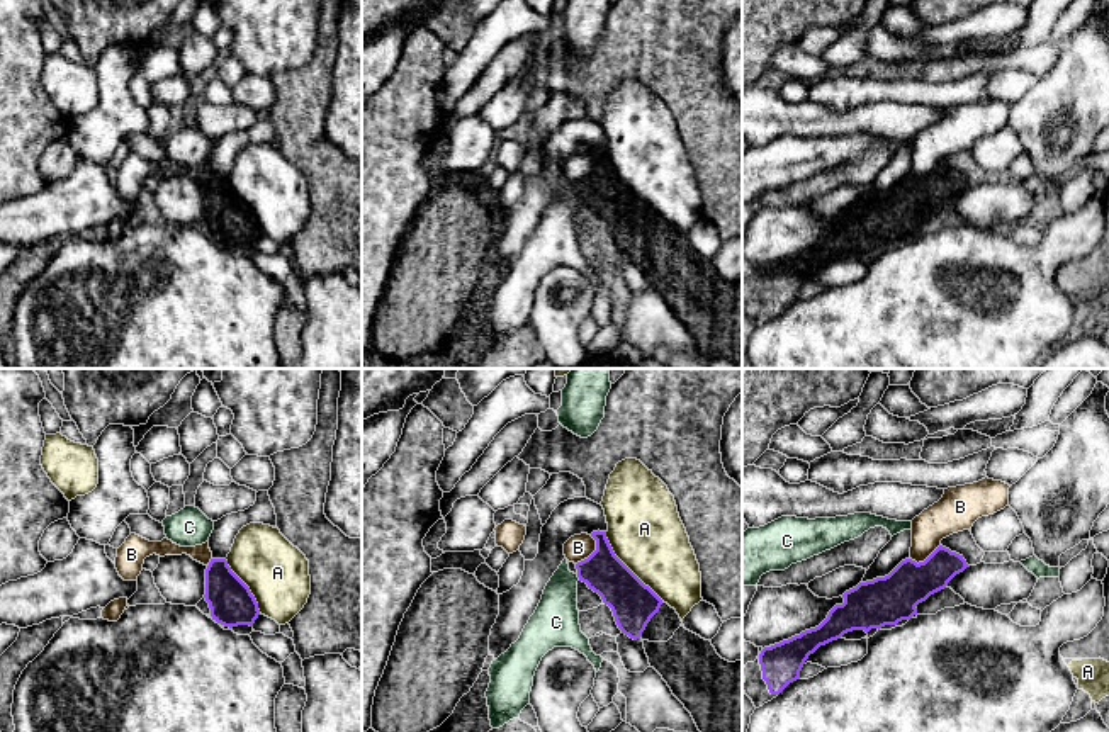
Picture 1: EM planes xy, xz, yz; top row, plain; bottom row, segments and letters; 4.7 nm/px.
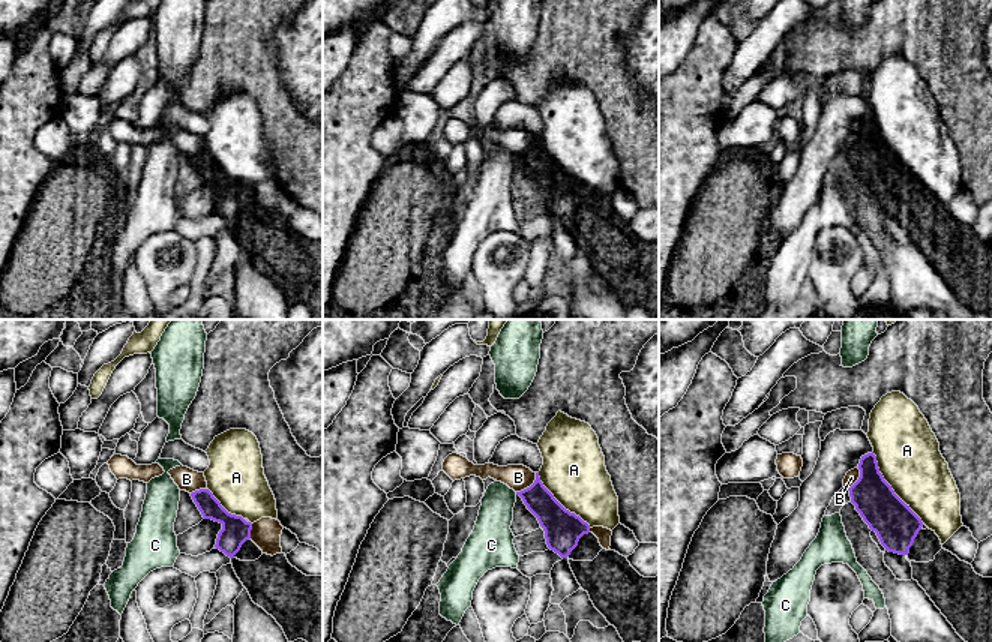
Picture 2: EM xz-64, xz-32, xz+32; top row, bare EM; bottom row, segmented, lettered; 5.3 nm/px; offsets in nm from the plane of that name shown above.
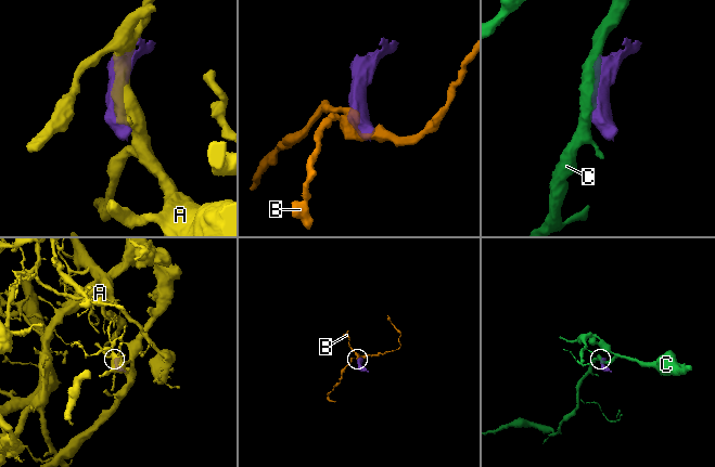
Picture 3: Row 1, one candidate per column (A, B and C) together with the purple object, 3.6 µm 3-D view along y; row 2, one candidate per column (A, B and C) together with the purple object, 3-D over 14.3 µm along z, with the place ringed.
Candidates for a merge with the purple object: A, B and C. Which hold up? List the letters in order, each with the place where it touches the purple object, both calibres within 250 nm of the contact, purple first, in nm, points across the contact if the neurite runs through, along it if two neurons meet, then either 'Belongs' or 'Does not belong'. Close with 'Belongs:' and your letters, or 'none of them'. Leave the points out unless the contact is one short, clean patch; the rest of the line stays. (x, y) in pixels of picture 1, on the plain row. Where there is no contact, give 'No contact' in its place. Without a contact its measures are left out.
A: Touches purple at xz (627, 187). Thickness 200 nm (purple) against 360 nm. Does not belong
B: Touches purple at xz (593, 172). Thickness 200 nm (purple) against 120 nm. Does not belong
C: Touches purple at xz (578, 196). Thickness 200 nm (purple) against 220 nm. Boundary: xz (576, 194), (579, 199). Does not belong
Belongs: none of them

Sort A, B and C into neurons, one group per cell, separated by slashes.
A / B / C

